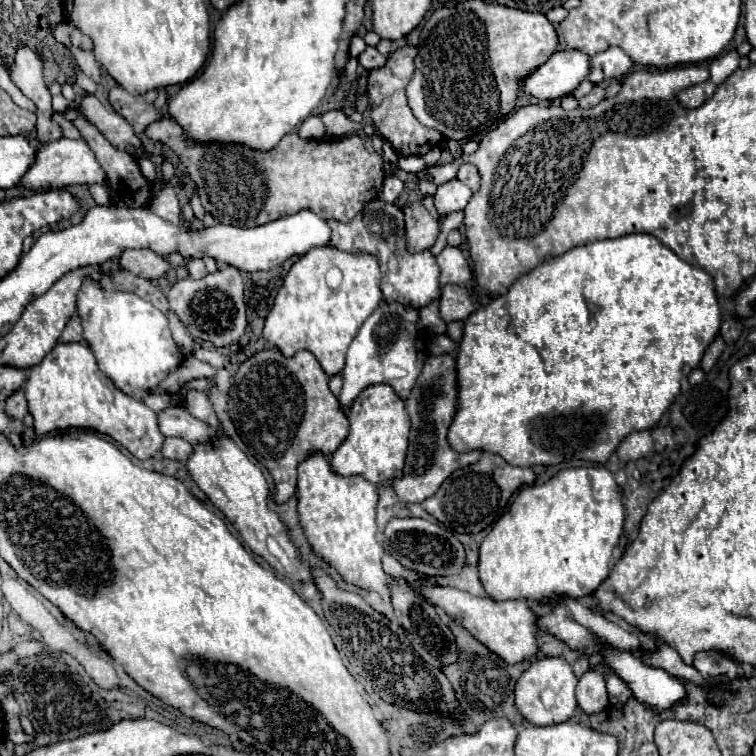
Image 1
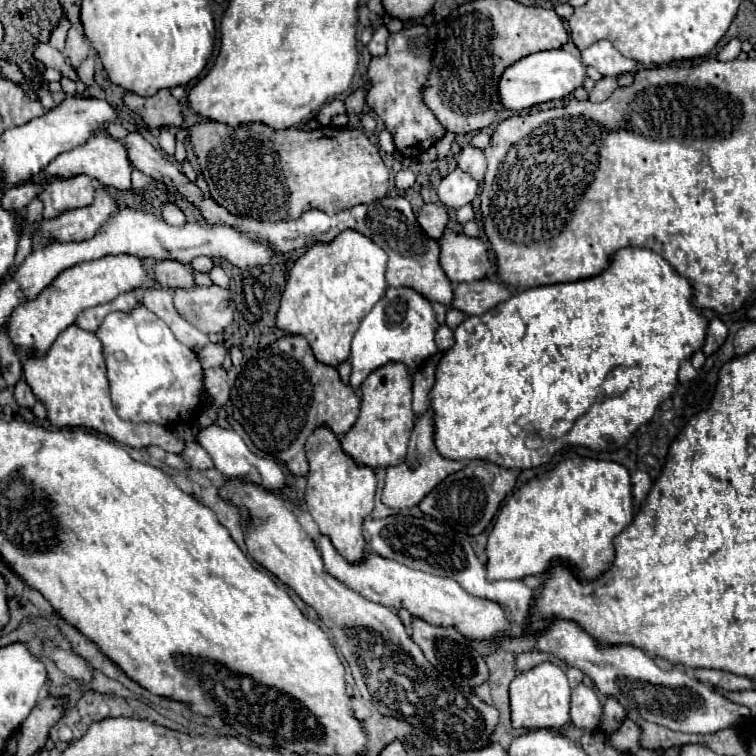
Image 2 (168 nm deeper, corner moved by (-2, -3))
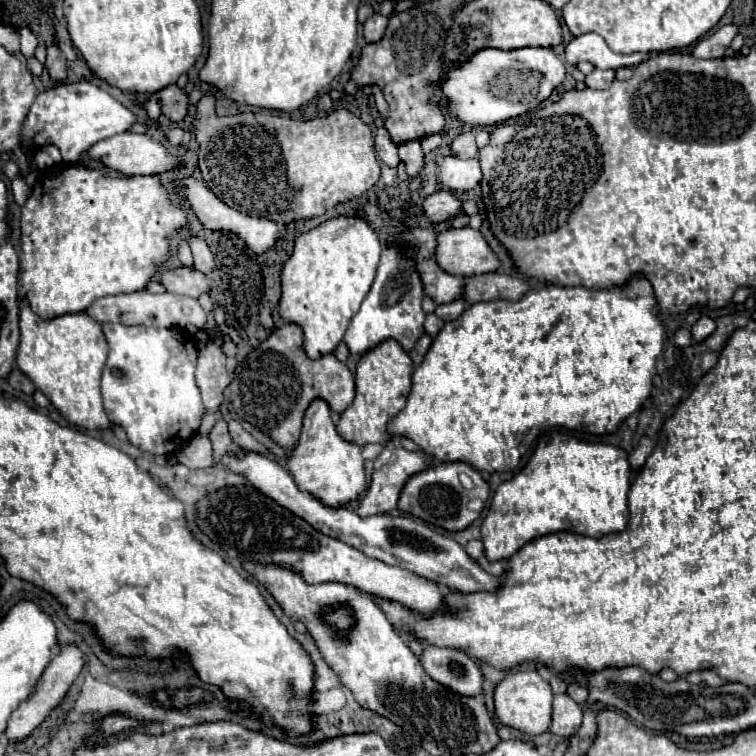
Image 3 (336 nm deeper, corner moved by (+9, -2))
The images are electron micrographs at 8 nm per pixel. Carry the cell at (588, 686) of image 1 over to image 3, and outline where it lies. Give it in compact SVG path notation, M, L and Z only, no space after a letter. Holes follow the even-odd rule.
M557 694L553 698L553 718L551 718L551 726L549 726L551 734L569 738L579 730L581 720L583 720L583 712L571 696Z

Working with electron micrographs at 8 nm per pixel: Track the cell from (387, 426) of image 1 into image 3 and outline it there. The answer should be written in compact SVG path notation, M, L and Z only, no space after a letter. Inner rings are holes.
M393 338L383 340L381 344L365 352L357 364L355 400L345 412L341 412L341 418L337 422L337 432L359 446L365 446L369 442L385 444L391 438L387 432L387 422L393 416L397 416L407 402L407 394L411 390L411 374L413 374L413 360L403 350L403 346Z

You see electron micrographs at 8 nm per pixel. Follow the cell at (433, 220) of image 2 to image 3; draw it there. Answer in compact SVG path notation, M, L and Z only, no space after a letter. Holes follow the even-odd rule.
M451 190L433 192L423 202L423 212L433 224L447 222L449 218L453 218L461 210L463 210L463 198L459 192L451 192Z

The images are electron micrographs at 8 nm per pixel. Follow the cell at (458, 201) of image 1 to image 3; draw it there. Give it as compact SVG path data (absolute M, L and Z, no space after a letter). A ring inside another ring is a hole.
M447 156L441 164L441 182L445 188L455 192L473 190L481 182L481 166L477 158L461 160L457 156Z

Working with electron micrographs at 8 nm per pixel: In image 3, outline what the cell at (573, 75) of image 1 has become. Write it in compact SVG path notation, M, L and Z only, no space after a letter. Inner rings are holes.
M517 48L517 50L477 50L473 58L465 58L461 66L453 66L441 78L439 90L463 124L495 126L511 118L523 116L537 108L563 82L565 64L551 48Z

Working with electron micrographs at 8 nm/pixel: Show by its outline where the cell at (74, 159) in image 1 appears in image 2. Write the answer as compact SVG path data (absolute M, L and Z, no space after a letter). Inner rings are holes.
M94 135L92 139L88 139L88 143L84 143L84 147L74 147L72 151L60 153L44 169L46 177L70 179L72 175L88 175L90 179L96 179L100 185L120 189L120 191L130 191L130 171L132 171L132 165L128 161L126 147L122 145L122 141L104 137L104 135Z

